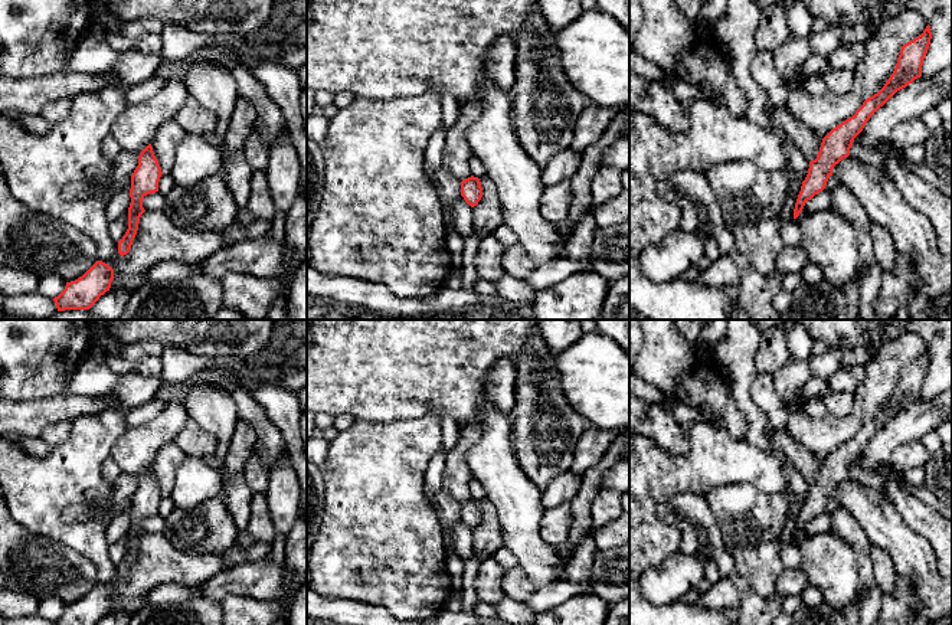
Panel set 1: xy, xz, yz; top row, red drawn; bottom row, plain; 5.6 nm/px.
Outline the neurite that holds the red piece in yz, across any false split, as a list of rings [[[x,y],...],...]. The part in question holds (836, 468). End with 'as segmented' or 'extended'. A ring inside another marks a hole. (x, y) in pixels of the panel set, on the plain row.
[[[928,347],[922,357],[902,369],[896,390],[884,409],[867,421],[853,439],[838,446],[822,461],[817,481],[809,484],[808,497],[795,526],[794,541],[799,539],[808,523],[825,511],[834,488],[850,478],[854,461],[863,454],[870,439],[897,413],[922,399],[922,387],[930,361],[932,354]]]; as segmented

